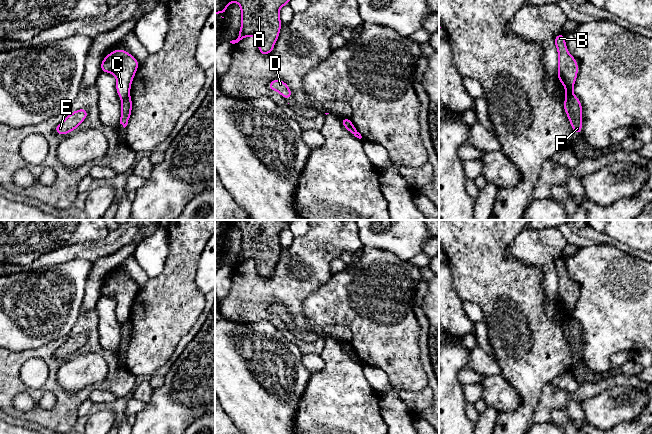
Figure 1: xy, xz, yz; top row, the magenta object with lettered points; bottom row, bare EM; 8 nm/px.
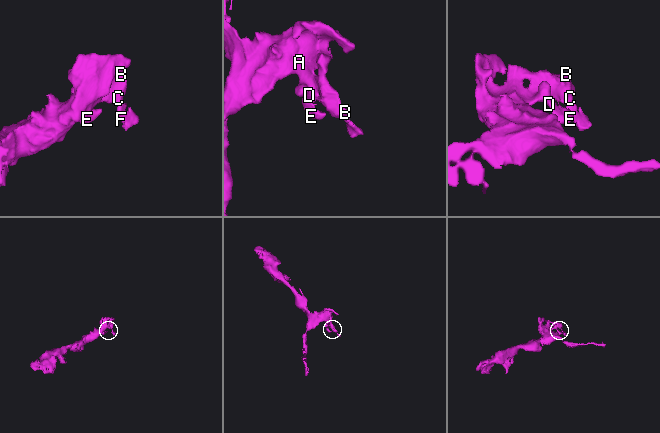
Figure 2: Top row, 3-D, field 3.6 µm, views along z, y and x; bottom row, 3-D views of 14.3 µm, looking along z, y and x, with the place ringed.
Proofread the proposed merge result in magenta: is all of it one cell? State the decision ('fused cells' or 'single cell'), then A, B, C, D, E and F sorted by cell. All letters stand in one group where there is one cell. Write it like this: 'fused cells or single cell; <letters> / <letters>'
fused cells; A B C D E / F

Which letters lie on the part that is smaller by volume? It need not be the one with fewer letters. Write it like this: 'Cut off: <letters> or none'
Cut off: F

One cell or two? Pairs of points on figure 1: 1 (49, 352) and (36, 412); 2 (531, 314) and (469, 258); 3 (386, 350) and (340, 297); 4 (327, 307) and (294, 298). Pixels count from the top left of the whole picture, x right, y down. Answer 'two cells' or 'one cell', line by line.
1: one cell
2: one cell
3: one cell
4: two cells

